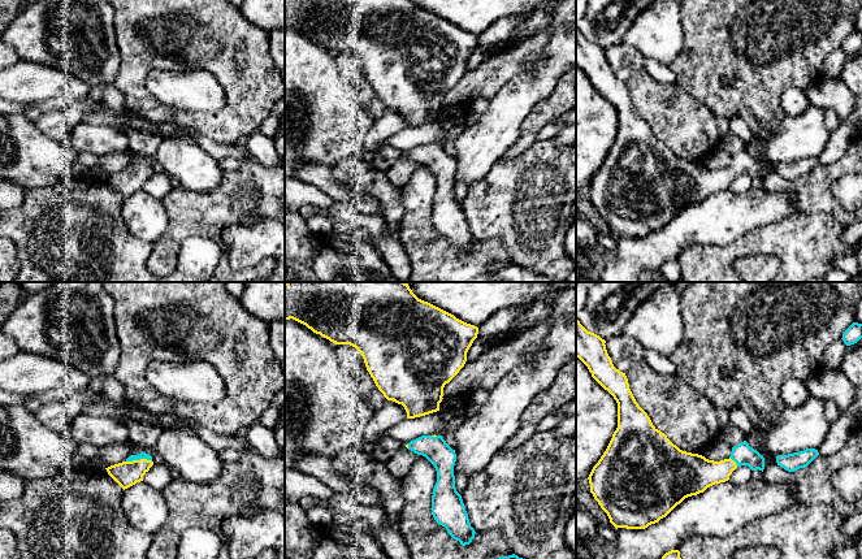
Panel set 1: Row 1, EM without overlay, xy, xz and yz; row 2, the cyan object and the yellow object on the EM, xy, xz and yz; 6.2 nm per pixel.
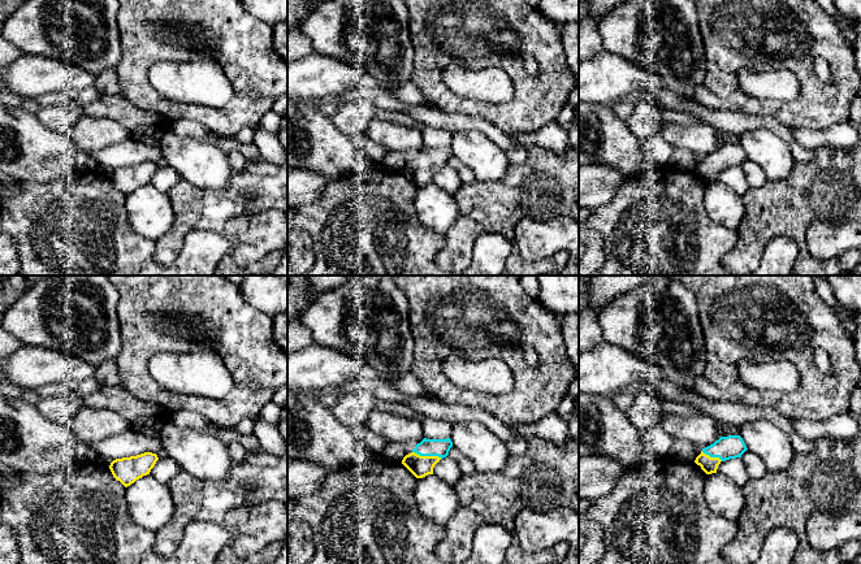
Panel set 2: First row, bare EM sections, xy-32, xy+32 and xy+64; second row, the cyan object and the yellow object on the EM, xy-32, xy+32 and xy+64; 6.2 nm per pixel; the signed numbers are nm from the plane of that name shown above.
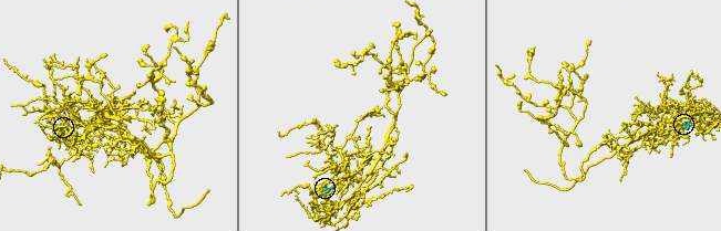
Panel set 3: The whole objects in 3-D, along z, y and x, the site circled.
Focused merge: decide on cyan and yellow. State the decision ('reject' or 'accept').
accept

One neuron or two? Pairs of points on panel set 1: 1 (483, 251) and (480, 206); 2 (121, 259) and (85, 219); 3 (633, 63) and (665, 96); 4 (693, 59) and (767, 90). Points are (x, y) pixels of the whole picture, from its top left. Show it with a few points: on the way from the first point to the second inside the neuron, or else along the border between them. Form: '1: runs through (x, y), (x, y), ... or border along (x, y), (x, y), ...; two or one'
1: border along (476, 239), (498, 239), (509, 254); two
2: runs through (109, 252), (91, 230); one
3: border along (642, 68), (626, 82); two
4: runs through (711, 60), (737, 60), (749, 72); one

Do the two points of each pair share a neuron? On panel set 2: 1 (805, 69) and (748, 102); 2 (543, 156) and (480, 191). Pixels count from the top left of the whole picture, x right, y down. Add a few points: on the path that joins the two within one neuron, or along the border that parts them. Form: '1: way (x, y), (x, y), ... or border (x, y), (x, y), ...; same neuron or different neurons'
1: way (805, 90), (805, 95), (794, 107), (769, 107); same neuron
2: way (527, 164), (500, 191), (496, 191); same neuron

